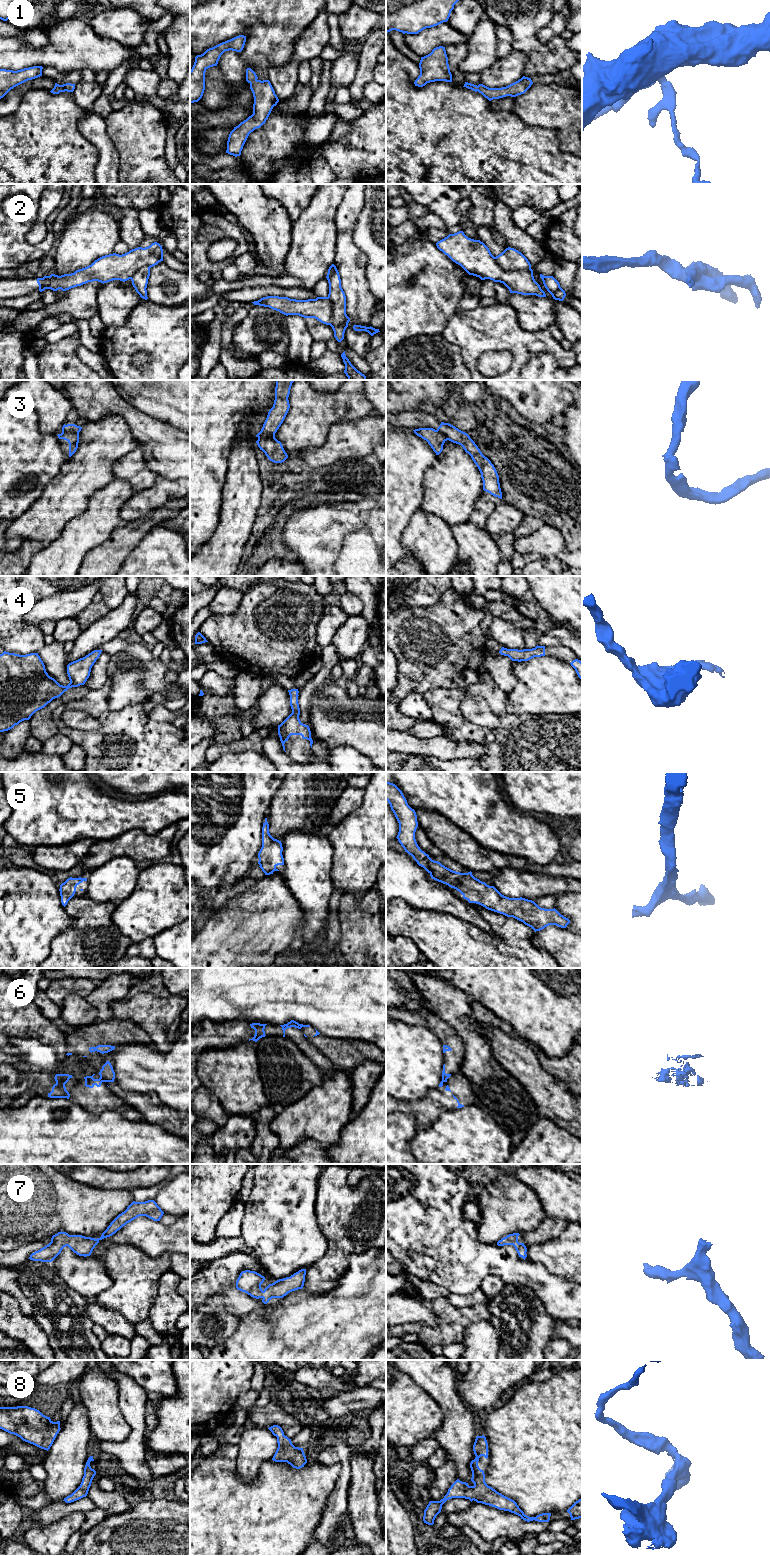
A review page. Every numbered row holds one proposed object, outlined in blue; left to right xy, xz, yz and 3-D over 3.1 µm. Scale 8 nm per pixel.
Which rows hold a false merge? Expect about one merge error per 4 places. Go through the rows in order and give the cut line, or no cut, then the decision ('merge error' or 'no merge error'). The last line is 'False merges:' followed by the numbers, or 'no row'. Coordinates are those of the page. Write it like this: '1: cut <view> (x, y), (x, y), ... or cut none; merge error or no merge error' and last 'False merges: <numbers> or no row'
1: cut none; no merge error
2: cut yz (495, 257), (495, 260), (504, 269), (530, 269); merge error
3: cut xy (62, 431), (78, 433); merge error
4: cut none; no merge error
5: cut none; no merge error
6: cut xy (100, 1075), (106, 1081); merge error
7: cut none; no merge error
8: cut none; no merge error
False merges: 2, 3, 6

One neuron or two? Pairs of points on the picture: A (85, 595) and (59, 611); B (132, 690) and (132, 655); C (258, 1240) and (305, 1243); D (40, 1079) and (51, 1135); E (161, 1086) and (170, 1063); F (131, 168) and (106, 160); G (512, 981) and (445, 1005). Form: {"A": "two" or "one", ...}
{"A": "one", "B": "one", "C": "one", "D": "two", "E": "one", "F": "two", "G": "two"}

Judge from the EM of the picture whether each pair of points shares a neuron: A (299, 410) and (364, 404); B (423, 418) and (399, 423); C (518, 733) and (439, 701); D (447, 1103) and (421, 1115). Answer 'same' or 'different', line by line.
A: same
B: same
C: same
D: same

